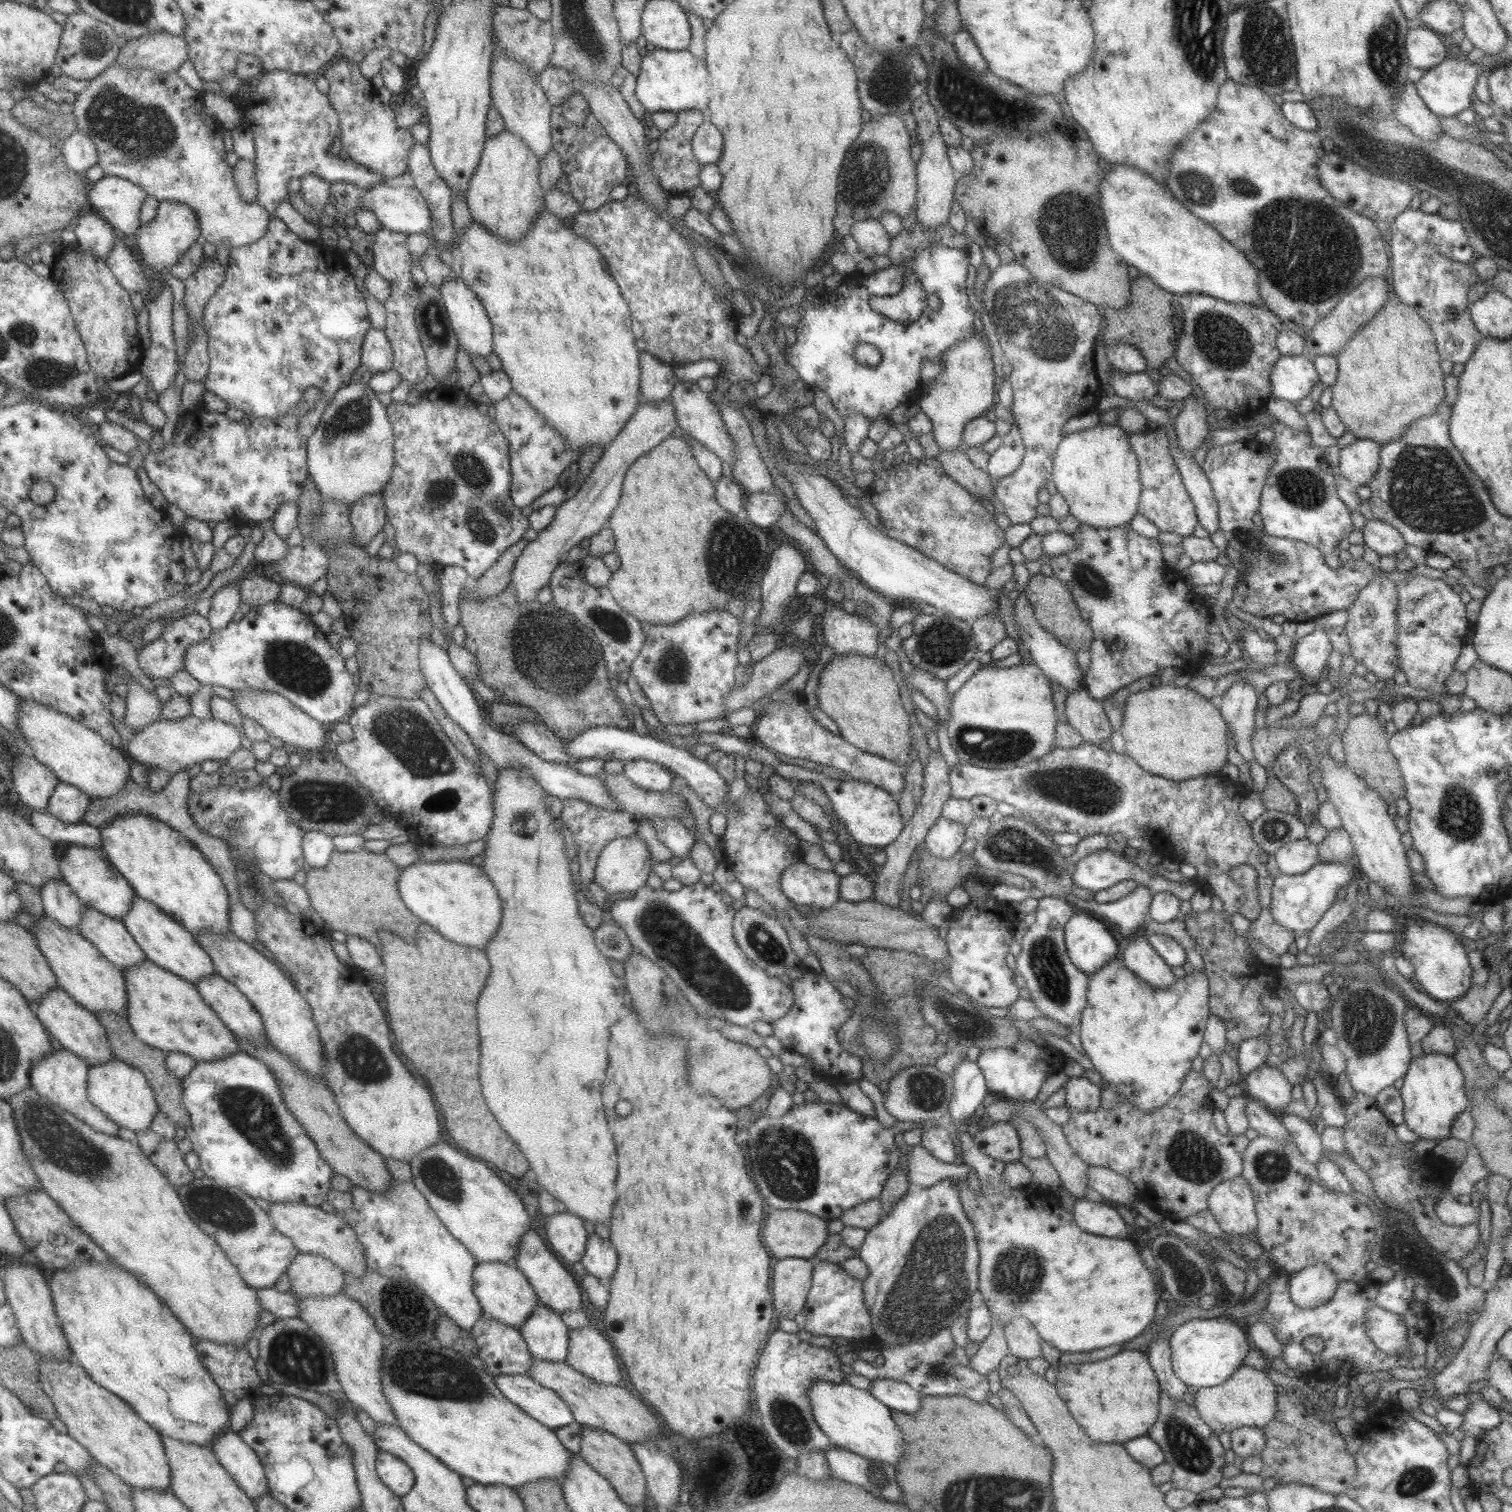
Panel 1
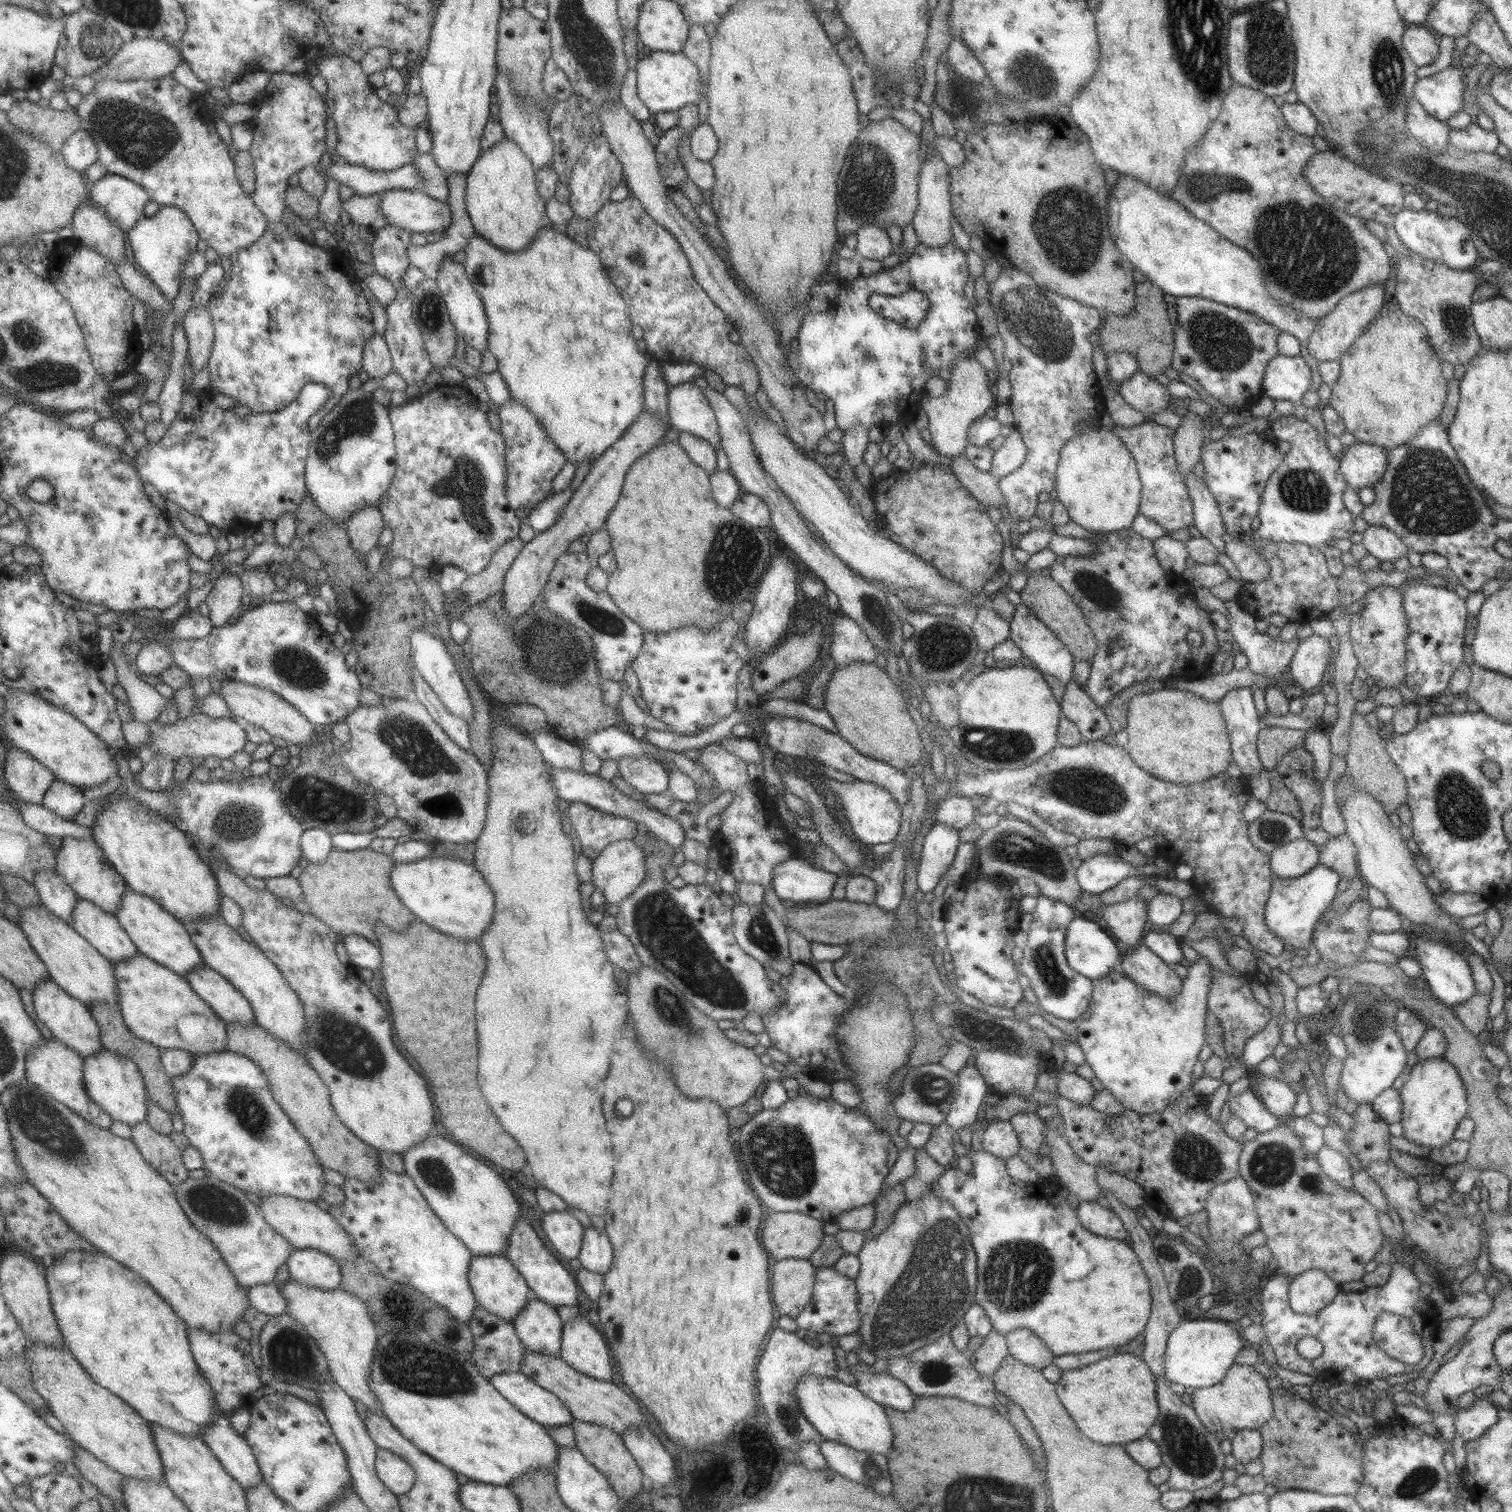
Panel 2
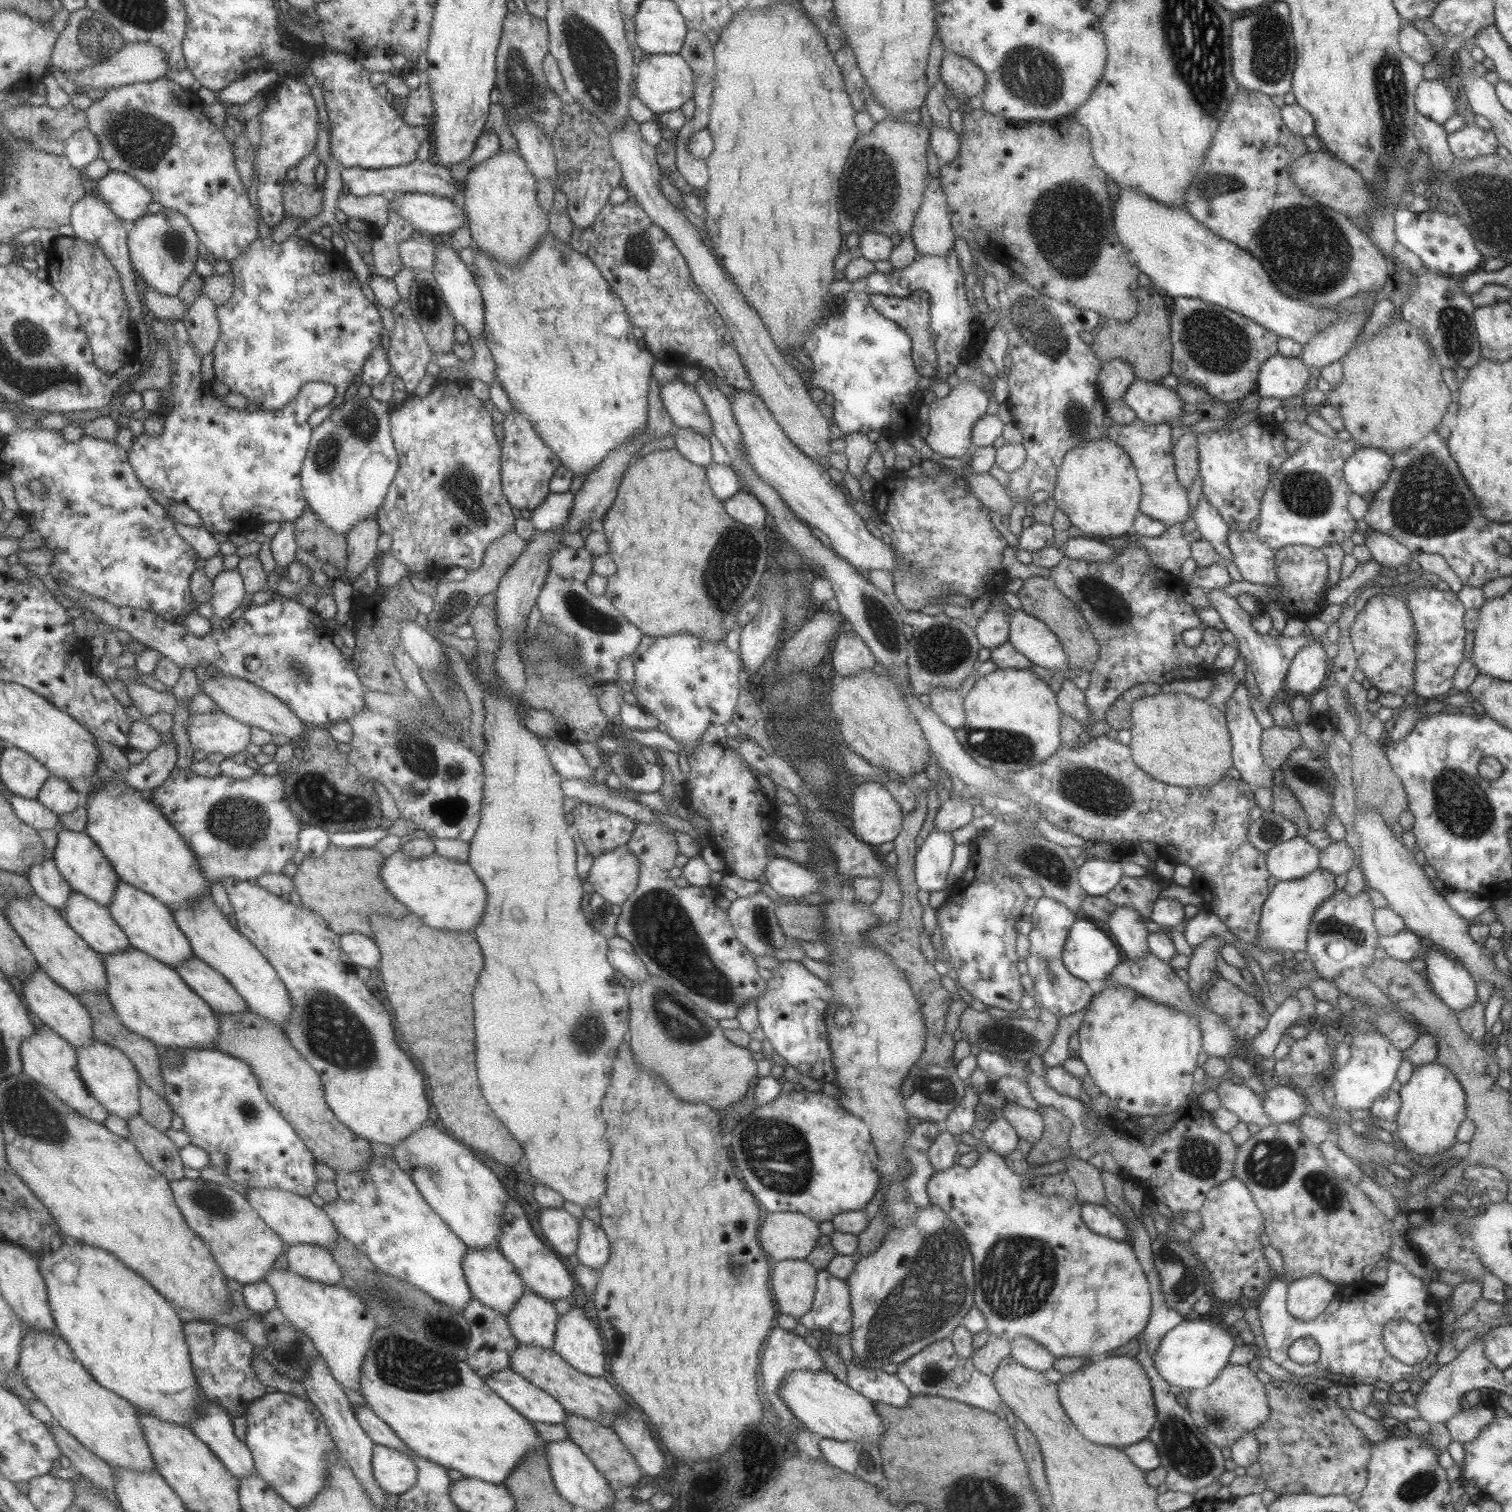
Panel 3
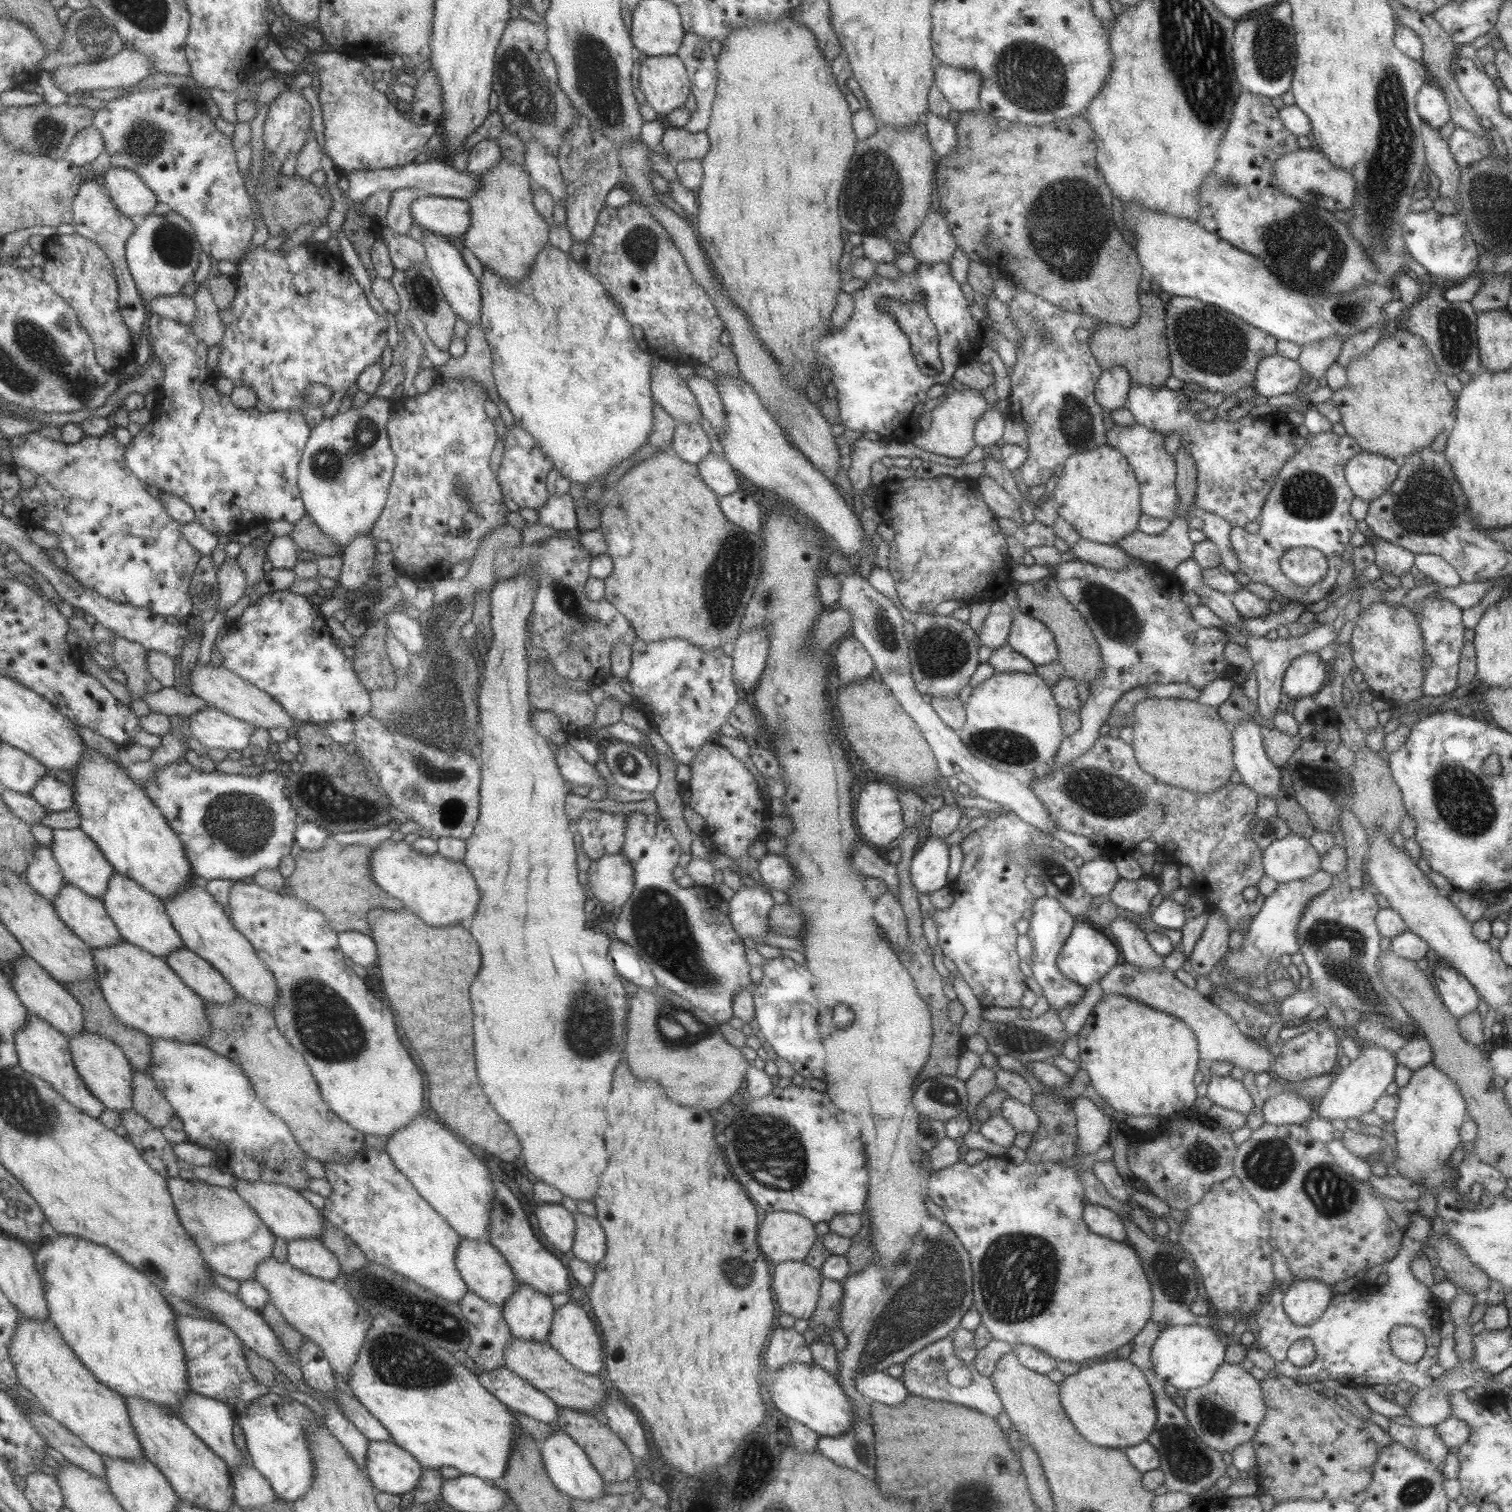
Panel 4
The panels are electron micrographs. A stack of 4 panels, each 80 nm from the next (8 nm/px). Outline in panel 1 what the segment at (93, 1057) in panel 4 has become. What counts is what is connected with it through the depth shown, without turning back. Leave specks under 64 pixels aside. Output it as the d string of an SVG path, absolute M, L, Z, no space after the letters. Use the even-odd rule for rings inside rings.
M119 1058L90 1065L89 1096L91 1102L103 1109L121 1127L138 1133L151 1126L160 1110L154 1088L142 1070Z

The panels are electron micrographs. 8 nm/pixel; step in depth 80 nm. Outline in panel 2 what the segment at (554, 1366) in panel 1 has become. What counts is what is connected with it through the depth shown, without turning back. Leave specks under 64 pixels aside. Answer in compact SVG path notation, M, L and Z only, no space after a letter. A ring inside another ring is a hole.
M525 1349L519 1373L538 1384L543 1390L552 1392L567 1407L573 1419L610 1428L618 1435L624 1430L647 1424L635 1400L632 1400L632 1397L621 1388L611 1381L595 1380L584 1376L581 1372L576 1372L559 1357Z

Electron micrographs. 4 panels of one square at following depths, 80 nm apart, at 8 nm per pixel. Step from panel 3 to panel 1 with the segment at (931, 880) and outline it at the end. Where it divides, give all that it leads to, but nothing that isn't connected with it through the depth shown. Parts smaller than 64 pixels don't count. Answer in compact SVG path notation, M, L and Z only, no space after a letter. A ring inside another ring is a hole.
M940 816L930 827L923 839L924 848L937 859L951 858L966 839L965 826Z

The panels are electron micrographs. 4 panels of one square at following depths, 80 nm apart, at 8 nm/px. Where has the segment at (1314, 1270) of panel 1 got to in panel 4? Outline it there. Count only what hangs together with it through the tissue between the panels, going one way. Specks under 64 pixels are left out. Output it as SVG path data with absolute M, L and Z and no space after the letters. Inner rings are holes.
M1294 1280L1283 1288L1282 1309L1297 1326L1313 1324L1333 1296L1329 1285L1318 1280Z

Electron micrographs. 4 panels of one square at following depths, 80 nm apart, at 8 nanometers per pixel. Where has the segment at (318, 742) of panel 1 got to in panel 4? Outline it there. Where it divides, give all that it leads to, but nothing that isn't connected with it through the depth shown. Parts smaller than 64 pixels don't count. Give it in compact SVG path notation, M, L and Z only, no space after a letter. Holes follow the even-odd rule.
M195 664L193 672L189 674L190 692L197 698L206 702L207 706L217 708L221 712L237 717L239 720L255 724L256 727L268 729L279 728L289 734L292 729L293 719L275 702L266 692L259 690L254 684L243 680L242 677L223 668L223 666L211 666L211 664Z

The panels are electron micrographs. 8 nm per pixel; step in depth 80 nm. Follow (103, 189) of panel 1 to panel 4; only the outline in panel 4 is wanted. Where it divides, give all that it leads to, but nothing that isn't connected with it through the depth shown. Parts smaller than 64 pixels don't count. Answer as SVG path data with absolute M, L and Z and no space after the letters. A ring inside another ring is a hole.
M111 165L104 177L105 188L109 190L115 204L138 223L153 213L160 202L142 176L130 168Z

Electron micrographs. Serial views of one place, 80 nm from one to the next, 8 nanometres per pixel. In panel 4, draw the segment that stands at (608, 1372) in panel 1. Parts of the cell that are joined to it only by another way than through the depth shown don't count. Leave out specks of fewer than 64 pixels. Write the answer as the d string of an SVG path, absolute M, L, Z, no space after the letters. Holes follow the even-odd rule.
M568 1300L552 1312L550 1329L546 1342L573 1368L587 1375L597 1375L601 1368L602 1338L597 1335L597 1326L587 1317L587 1312Z

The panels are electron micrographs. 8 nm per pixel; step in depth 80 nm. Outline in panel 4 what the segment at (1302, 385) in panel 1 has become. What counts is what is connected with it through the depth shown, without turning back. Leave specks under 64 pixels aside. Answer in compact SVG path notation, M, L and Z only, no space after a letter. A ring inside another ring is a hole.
M1277 354L1264 356L1256 366L1255 380L1252 383L1254 391L1267 398L1297 393L1301 369L1296 360Z

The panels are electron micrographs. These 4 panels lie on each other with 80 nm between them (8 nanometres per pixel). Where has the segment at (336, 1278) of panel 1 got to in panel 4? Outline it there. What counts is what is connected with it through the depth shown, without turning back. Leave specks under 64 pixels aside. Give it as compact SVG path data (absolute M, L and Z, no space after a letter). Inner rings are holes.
M314 1238L287 1241L286 1261L311 1276L328 1281L335 1280L340 1269L336 1256L320 1239Z

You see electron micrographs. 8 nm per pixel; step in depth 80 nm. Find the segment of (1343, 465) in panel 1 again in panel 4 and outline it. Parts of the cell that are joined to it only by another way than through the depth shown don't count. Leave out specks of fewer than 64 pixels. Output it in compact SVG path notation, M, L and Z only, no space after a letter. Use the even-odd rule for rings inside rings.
M1360 451L1347 461L1344 479L1355 497L1369 502L1391 486L1398 470L1398 461Z

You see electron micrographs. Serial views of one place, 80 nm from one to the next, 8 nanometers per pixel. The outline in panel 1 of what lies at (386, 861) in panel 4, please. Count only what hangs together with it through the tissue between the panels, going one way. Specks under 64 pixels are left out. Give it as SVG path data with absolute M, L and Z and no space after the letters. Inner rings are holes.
M416 861L401 870L397 891L405 906L420 918L420 923L431 926L451 942L481 949L499 928L502 908L498 893L483 869L467 861Z

